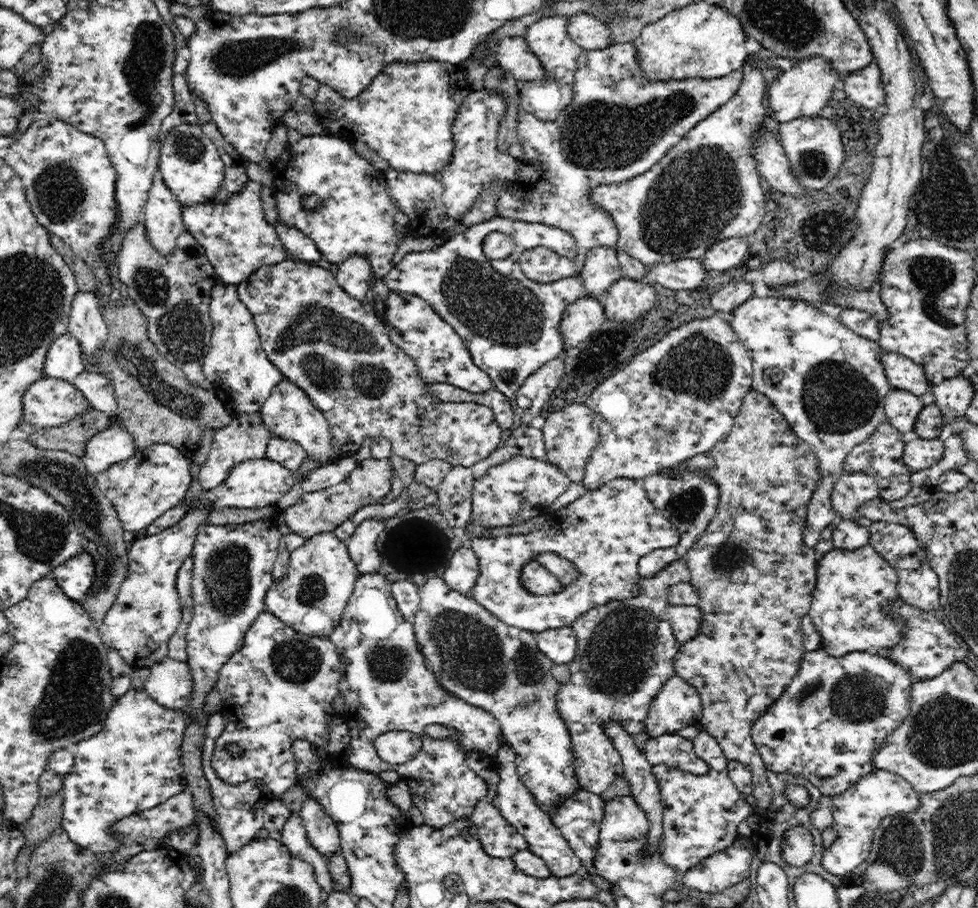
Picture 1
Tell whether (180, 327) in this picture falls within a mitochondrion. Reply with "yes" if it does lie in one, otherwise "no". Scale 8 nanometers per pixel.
yes

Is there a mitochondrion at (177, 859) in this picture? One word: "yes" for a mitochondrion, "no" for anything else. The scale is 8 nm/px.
no

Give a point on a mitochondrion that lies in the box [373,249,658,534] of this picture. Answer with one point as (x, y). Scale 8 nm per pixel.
(488, 303)

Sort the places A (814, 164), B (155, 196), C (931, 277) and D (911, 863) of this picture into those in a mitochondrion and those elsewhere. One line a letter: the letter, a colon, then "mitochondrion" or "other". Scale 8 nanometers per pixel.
A: mitochondrion
B: other
C: mitochondrion
D: mitochondrion

